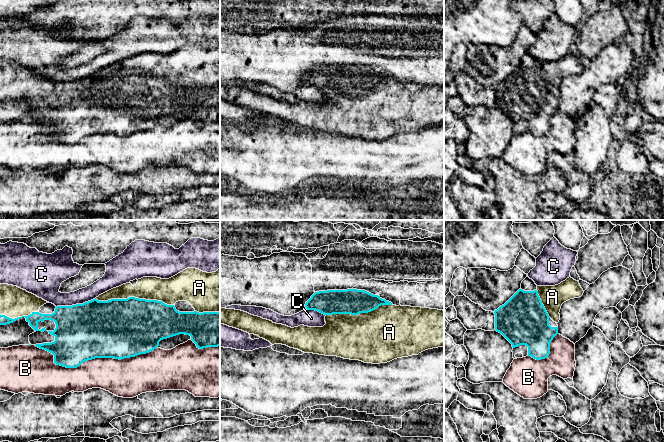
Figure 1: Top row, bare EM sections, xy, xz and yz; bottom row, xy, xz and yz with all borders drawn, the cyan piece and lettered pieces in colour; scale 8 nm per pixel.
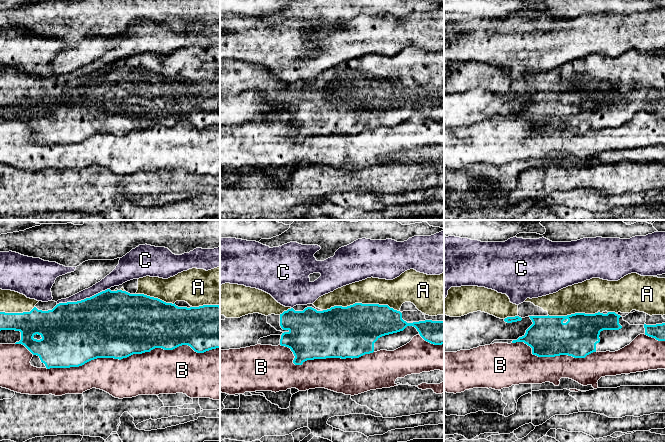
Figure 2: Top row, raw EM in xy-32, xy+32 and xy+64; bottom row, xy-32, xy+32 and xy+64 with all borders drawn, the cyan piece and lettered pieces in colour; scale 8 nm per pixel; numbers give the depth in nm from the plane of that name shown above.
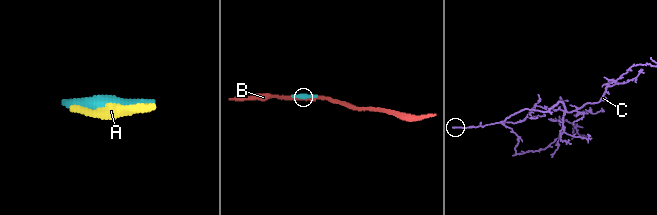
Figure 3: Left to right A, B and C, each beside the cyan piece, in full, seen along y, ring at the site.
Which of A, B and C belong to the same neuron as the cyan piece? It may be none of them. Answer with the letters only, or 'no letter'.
A

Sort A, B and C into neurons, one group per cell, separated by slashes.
A / B / C

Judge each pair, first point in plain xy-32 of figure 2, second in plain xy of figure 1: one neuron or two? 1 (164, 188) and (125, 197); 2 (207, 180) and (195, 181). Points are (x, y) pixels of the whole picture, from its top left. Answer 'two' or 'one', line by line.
1: two
2: one

